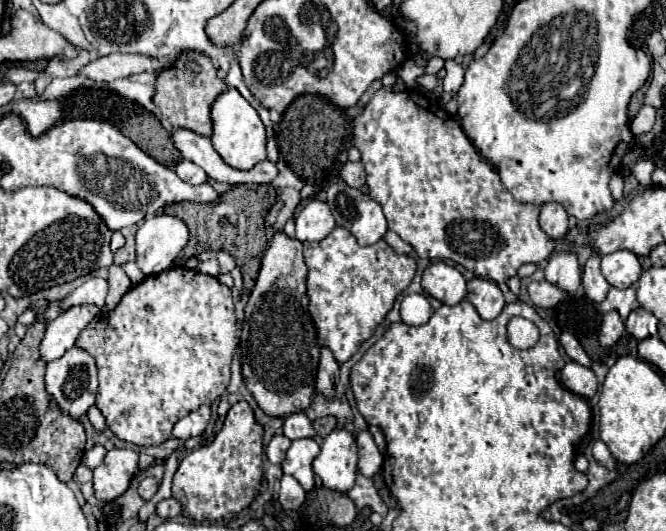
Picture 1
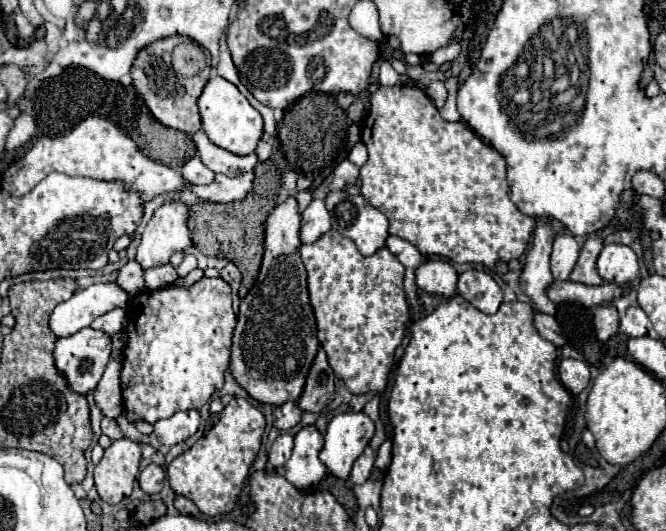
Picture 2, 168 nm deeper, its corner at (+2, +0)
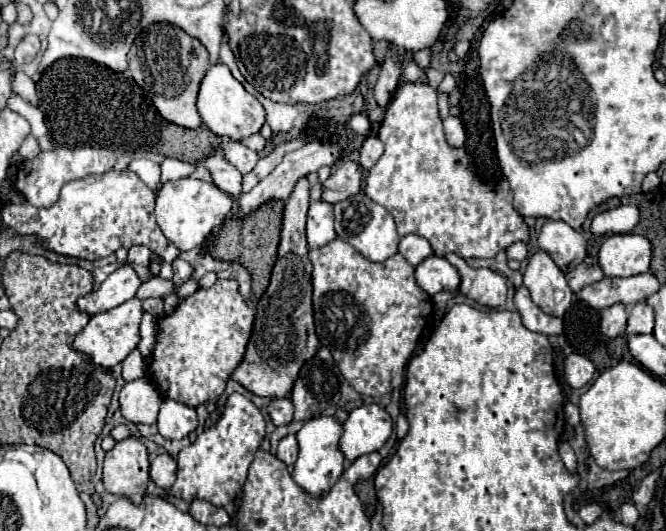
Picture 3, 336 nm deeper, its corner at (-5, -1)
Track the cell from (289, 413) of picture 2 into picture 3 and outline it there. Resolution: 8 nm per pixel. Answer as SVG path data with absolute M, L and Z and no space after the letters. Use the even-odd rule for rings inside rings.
M272 399L272 403L268 405L268 413L276 427L290 425L294 419L294 405L290 399Z

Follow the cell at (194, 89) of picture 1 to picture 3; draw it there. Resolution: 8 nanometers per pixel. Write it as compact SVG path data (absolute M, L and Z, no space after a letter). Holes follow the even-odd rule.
M156 23L134 39L134 45L128 53L128 63L134 81L144 89L144 93L152 99L154 107L166 121L186 129L198 129L202 125L202 119L196 109L196 97L200 81L210 69L210 61L208 51L202 47L200 41L196 41L174 25ZM184 47L194 47L194 57L184 55Z

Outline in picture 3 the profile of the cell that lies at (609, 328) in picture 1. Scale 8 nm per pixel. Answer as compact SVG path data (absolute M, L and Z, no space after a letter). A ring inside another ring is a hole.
M616 303L616 305L608 307L608 309L604 309L600 329L608 337L624 335L624 331L626 331L626 311L624 311L622 303Z

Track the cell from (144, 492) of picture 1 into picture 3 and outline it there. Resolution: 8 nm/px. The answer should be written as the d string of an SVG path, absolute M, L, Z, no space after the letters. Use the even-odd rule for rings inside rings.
M168 453L154 457L150 463L150 479L162 489L170 489L176 481L176 461Z

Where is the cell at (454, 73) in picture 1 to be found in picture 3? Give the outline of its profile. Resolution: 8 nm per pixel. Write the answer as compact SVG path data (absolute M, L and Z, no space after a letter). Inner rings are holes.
M450 115L444 119L444 131L446 131L446 139L450 145L454 147L462 147L464 145L464 139L466 139L466 133L464 133L464 125L462 125L462 119L456 117L456 115Z

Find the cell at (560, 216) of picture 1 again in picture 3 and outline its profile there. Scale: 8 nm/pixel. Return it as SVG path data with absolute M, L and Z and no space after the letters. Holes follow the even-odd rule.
M538 249L528 259L524 271L524 287L530 291L532 301L544 313L554 317L562 317L574 301L574 293L568 287L564 273L542 249Z

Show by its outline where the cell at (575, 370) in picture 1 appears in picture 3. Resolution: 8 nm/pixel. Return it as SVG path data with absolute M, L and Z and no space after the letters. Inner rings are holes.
M572 353L564 361L564 377L570 383L570 387L574 387L574 389L580 389L580 387L588 385L594 377L594 371L596 369L594 369L592 361L584 355Z

